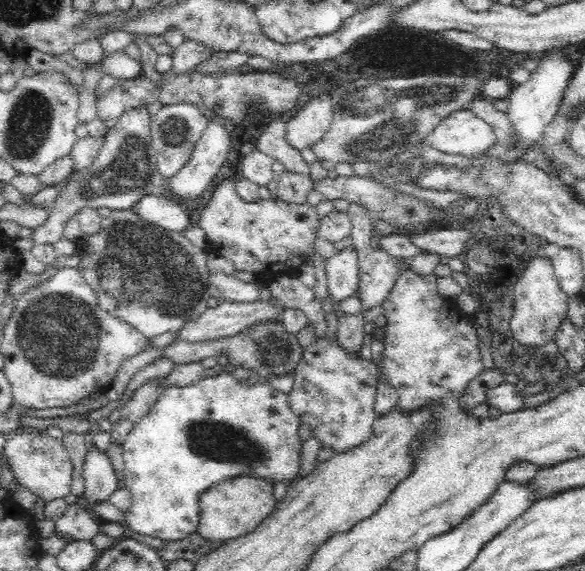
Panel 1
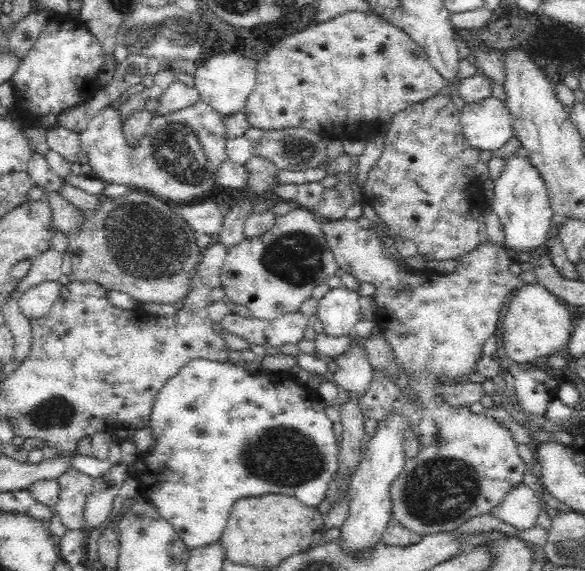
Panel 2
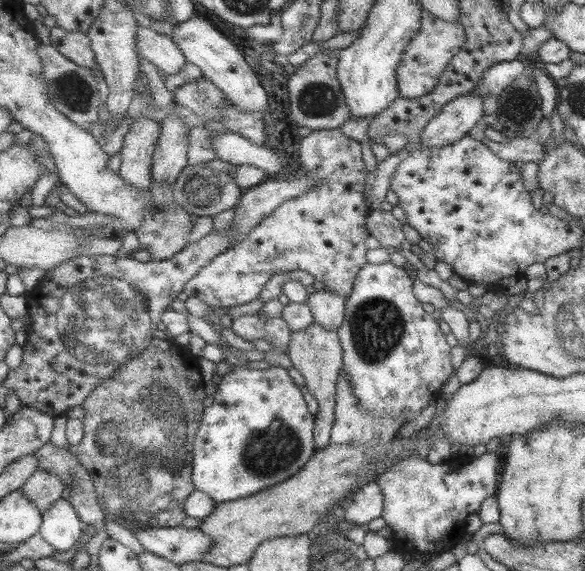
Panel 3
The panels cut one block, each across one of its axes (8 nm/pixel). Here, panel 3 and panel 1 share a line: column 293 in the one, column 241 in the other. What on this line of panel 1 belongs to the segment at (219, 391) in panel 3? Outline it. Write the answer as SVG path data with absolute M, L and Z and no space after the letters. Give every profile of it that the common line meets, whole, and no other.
M220 373L220 376L214 376L214 378L206 377L206 380L198 382L196 386L184 386L184 388L168 387L164 390L164 394L159 396L159 401L143 416L140 417L138 422L131 426L130 432L123 440L123 460L124 470L120 474L120 480L124 481L126 489L130 492L132 498L132 506L124 512L123 527L129 533L139 534L143 536L150 536L152 538L158 538L161 540L178 541L192 533L197 532L200 518L200 506L198 505L200 494L204 493L204 490L208 490L210 487L218 484L220 481L227 480L234 477L254 477L264 478L265 480L272 481L273 484L282 482L285 479L290 479L296 476L299 470L300 461L300 445L297 432L299 426L299 417L292 411L288 405L287 394L284 392L278 392L272 385L262 383L252 386L252 388L246 388L246 386L240 386L240 384L234 384L231 373Z

